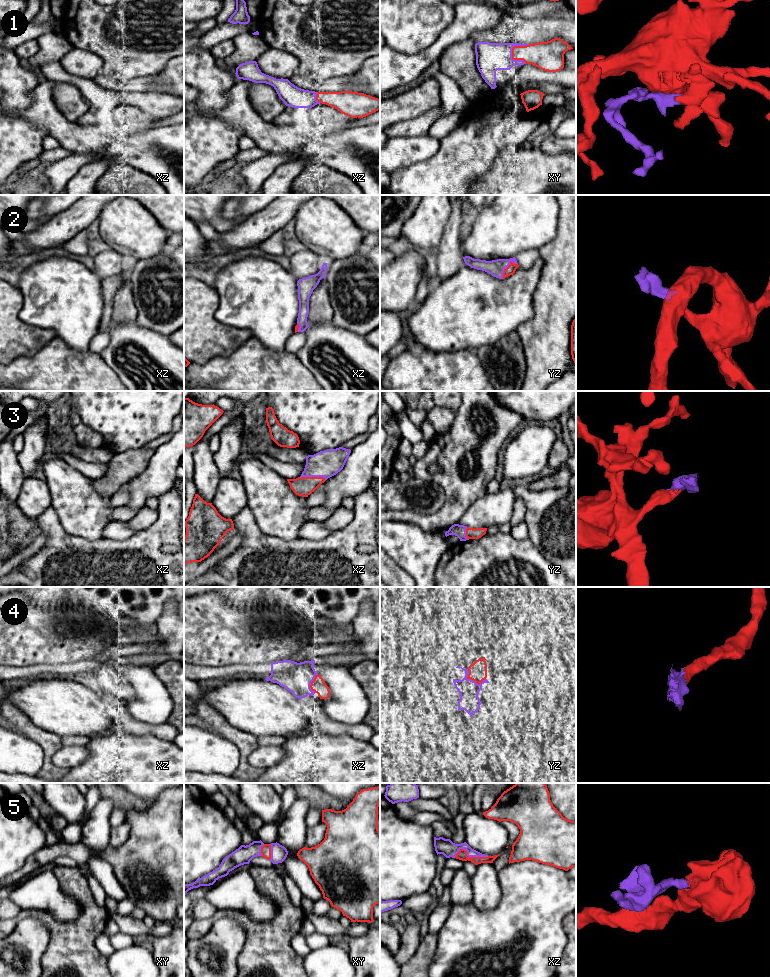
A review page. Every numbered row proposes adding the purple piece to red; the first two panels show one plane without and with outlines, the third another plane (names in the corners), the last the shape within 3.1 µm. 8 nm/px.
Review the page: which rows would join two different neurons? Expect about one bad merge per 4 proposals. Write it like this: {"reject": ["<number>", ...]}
{"reject": []}

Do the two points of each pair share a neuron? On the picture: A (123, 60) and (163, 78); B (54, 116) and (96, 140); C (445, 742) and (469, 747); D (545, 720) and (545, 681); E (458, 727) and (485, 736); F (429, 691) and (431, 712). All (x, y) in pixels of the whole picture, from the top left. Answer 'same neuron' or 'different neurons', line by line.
A: different neurons
B: same neuron
C: same neuron
D: different neurons
E: same neuron
F: same neuron

